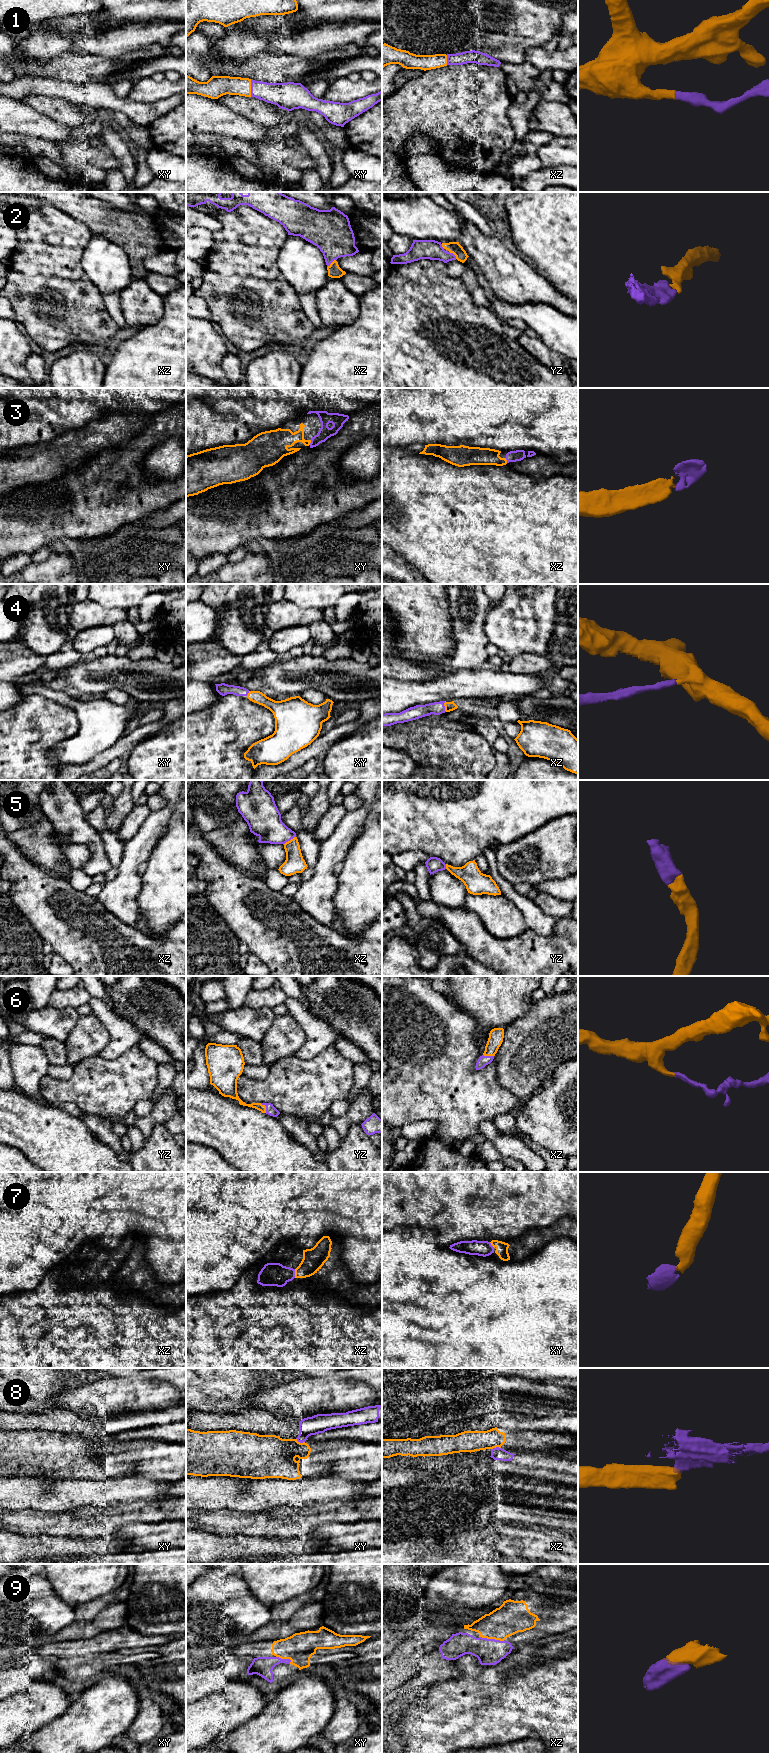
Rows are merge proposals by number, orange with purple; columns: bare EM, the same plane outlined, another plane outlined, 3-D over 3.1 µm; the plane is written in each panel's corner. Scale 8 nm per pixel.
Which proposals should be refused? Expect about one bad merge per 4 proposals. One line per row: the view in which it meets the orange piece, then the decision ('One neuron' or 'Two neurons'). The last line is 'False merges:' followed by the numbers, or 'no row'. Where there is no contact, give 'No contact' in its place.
1: Touches orange in xy. One neuron
2: Touches orange in xz. One neuron
3: Touches orange in xy. One neuron
4: Touches orange in xz. One neuron
5: Touches orange in xz. One neuron
6: Touches orange in yz. One neuron
7: Touches orange in xz. One neuron
8: Touches orange in xy. Two neurons
9: Touches orange in xz. One neuron
False merges: 8

